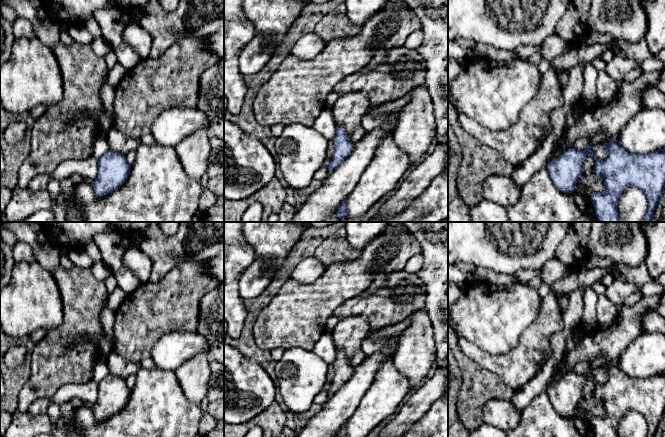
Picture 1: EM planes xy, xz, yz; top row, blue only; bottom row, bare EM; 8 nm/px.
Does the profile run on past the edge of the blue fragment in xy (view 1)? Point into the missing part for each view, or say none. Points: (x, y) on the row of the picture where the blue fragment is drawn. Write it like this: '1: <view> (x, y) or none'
1: none

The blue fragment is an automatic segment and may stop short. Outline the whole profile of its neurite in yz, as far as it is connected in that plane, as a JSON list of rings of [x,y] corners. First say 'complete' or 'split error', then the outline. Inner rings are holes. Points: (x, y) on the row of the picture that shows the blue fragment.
complete | [[[614,140],[603,145],[608,154],[604,161],[596,158],[594,147],[590,143],[583,151],[568,149],[560,157],[549,162],[547,170],[555,187],[563,193],[573,193],[575,185],[582,175],[584,159],[591,152],[595,160],[594,173],[605,184],[603,193],[593,192],[590,197],[598,222],[621,222],[618,216],[618,199],[628,187],[638,188],[645,194],[648,208],[641,222],[650,222],[665,188],[665,149],[648,154],[634,154],[627,152]]]

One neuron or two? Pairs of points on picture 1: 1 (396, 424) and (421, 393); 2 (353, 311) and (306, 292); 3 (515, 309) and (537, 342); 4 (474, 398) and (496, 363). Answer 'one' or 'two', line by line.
1: one
2: two
3: two
4: two

